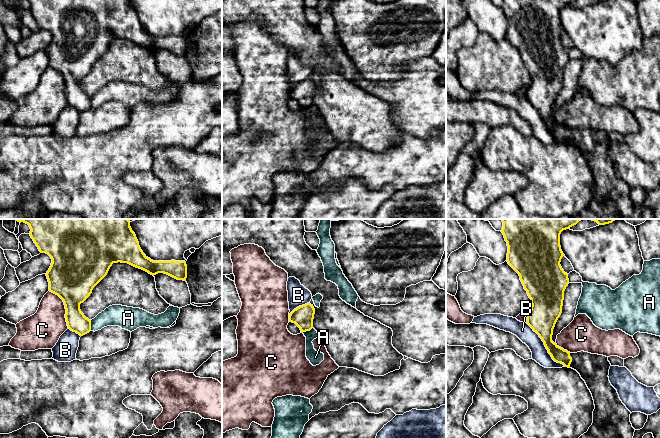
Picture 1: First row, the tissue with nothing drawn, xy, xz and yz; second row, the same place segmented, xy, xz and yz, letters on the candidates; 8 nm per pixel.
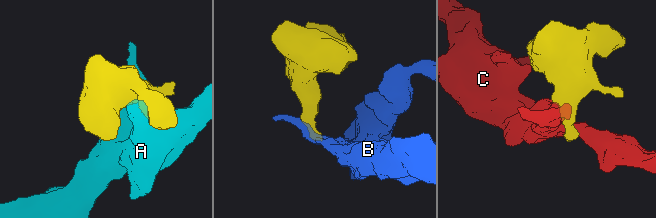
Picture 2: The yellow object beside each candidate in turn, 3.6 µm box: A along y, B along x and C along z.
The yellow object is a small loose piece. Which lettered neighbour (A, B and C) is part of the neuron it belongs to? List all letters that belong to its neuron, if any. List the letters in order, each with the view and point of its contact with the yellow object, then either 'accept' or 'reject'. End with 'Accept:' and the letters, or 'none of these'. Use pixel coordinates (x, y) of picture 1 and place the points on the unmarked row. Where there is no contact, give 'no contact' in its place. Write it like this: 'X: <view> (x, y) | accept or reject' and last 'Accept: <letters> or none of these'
A: xy (90, 101) | reject
B: yz (545, 122) | reject
C: xy (65, 84) | reject
Accept: none of these

